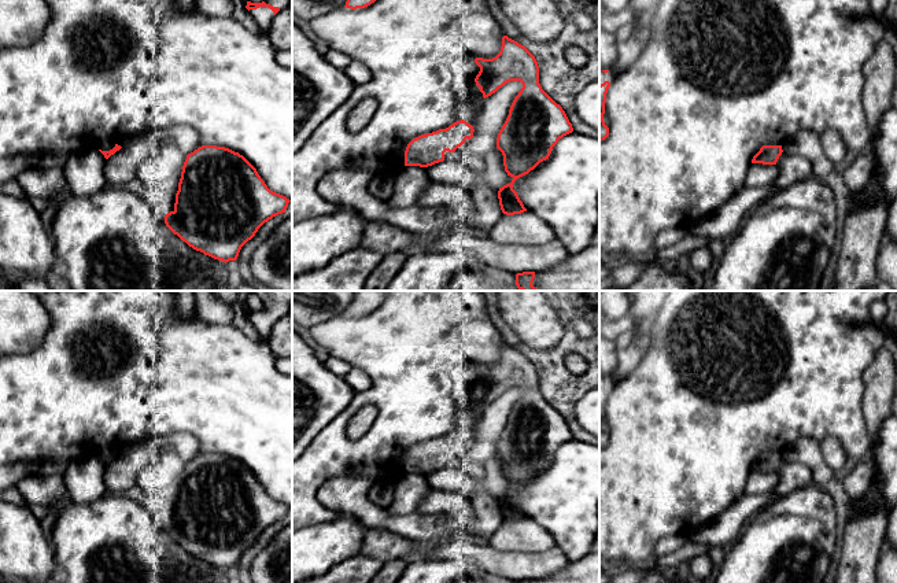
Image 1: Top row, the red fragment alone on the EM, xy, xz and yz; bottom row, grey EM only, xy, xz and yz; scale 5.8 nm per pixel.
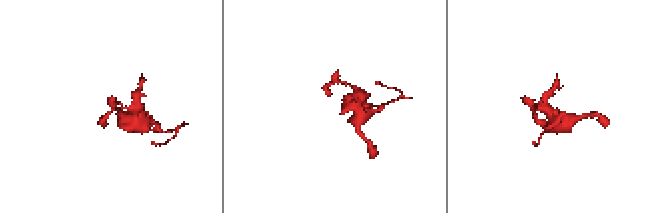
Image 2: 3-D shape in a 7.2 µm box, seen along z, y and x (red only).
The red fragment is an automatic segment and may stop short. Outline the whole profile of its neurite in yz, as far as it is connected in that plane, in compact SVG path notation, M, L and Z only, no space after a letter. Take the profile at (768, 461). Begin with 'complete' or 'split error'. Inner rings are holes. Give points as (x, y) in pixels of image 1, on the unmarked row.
complete; M763 453L753 464L752 471L776 472L782 460L782 453Z

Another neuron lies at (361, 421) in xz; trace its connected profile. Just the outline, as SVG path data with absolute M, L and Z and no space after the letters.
M373 405L359 407L350 418L346 427L346 435L350 440L359 440L372 428L377 417L377 409Z

